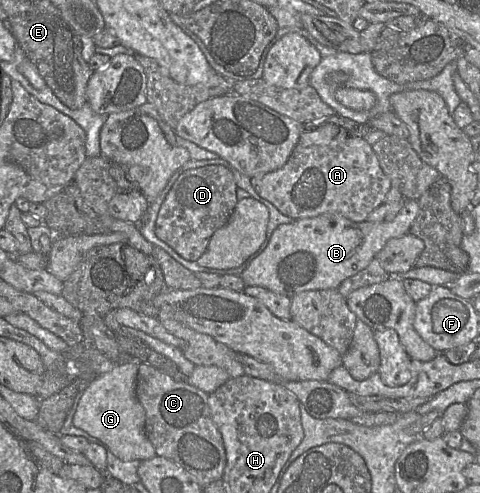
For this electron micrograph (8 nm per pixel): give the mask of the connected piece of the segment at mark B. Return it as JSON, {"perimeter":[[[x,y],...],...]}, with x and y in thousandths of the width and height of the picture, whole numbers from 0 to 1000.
{"perimeter":[[[846,404],[838,424],[813,450],[738,450],[706,432],[615,444],[577,458],[556,501],[521,529],[500,560],[510,580],[542,580],[600,602],[629,590],[702,586],[719,566],[760,546],[808,487],[850,475],[871,432],[871,408]]]}

